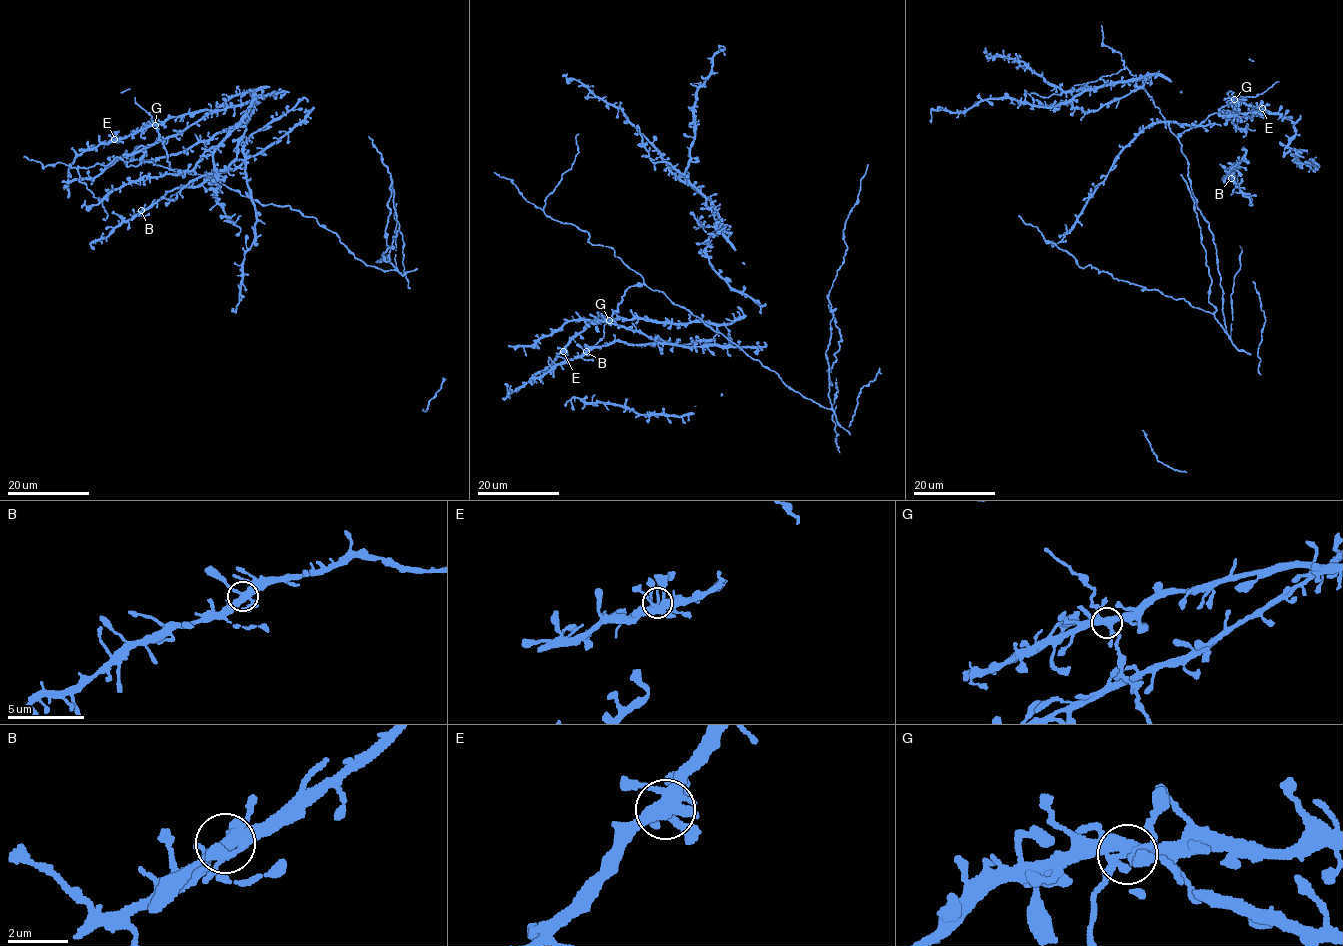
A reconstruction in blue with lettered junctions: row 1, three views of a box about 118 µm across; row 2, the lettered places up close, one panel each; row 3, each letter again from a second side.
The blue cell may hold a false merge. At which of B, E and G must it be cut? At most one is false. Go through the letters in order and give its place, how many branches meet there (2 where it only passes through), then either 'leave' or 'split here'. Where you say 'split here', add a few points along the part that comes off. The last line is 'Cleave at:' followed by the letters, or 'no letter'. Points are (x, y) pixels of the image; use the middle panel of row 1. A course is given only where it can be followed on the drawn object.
B: (586, 351) | 6 | leave
E: (563, 351) | 6 | leave
G: (609, 320) | 6 | leave
Cleave at: no letter

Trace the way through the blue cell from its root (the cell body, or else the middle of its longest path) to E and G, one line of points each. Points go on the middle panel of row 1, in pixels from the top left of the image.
E: (621, 303), (612, 318), (589, 322), (563, 351)
G: (621, 303), (608, 319)

